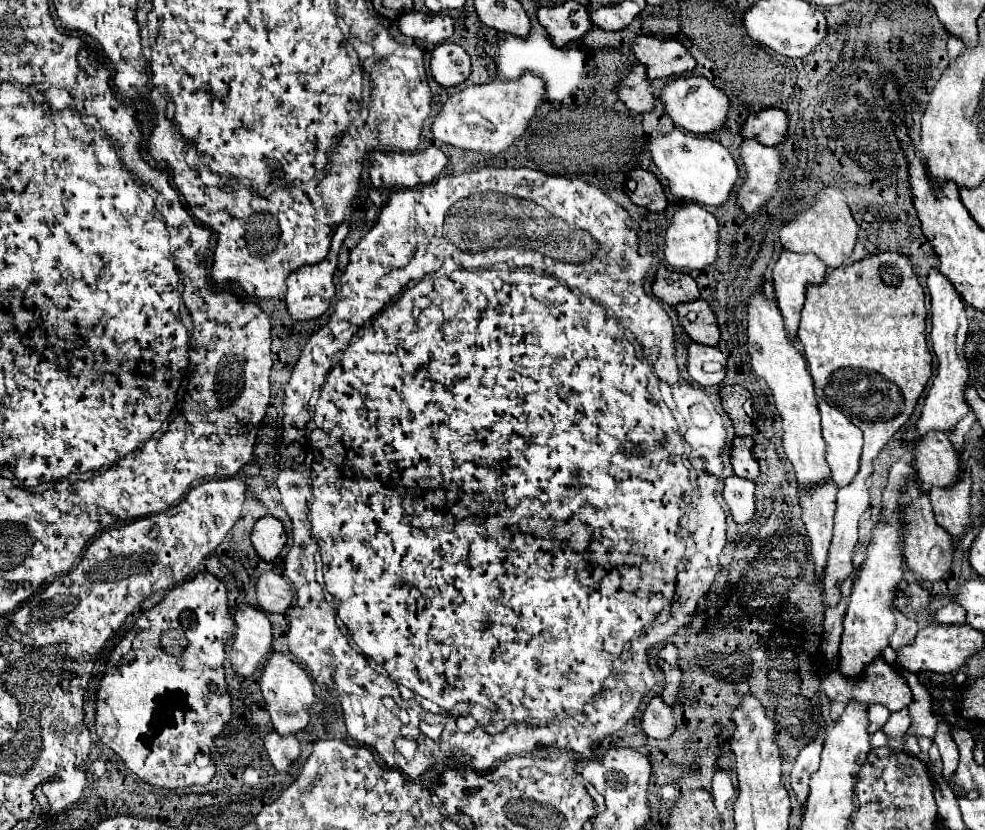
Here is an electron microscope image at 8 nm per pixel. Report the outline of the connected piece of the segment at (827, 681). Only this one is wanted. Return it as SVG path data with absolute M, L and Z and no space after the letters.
M883 657L873 659L863 669L861 677L857 677L857 679L843 677L837 669L825 671L825 667L821 667L821 665L817 667L817 671L821 675L821 689L827 695L827 699L831 699L831 701L849 703L853 699L853 701L861 701L861 703L879 703L879 705L885 705L889 711L901 711L903 707L907 707L913 701L913 693L911 693L907 681L901 675L897 675Z

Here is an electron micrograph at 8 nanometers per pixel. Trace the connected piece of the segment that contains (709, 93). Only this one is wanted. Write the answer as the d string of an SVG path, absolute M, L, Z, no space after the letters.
M677 77L673 81L669 81L661 93L659 99L663 103L663 111L669 119L673 119L675 125L683 127L689 133L697 133L697 135L705 135L715 131L717 127L723 127L725 119L727 119L727 95L719 89L715 89L705 77Z

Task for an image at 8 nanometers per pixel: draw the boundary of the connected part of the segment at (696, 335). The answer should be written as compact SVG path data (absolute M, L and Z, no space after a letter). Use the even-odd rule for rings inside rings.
M695 299L691 303L677 303L675 311L677 311L679 325L695 343L701 343L701 345L717 345L719 343L719 327L717 327L715 315L703 299ZM687 313L695 313L695 319L687 321L685 319Z

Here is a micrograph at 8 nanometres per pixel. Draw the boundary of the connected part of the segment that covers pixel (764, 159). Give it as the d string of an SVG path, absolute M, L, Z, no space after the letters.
M753 139L741 143L741 161L745 167L745 181L735 191L737 205L743 213L755 213L767 199L771 199L781 171L781 153L775 147L761 147Z

